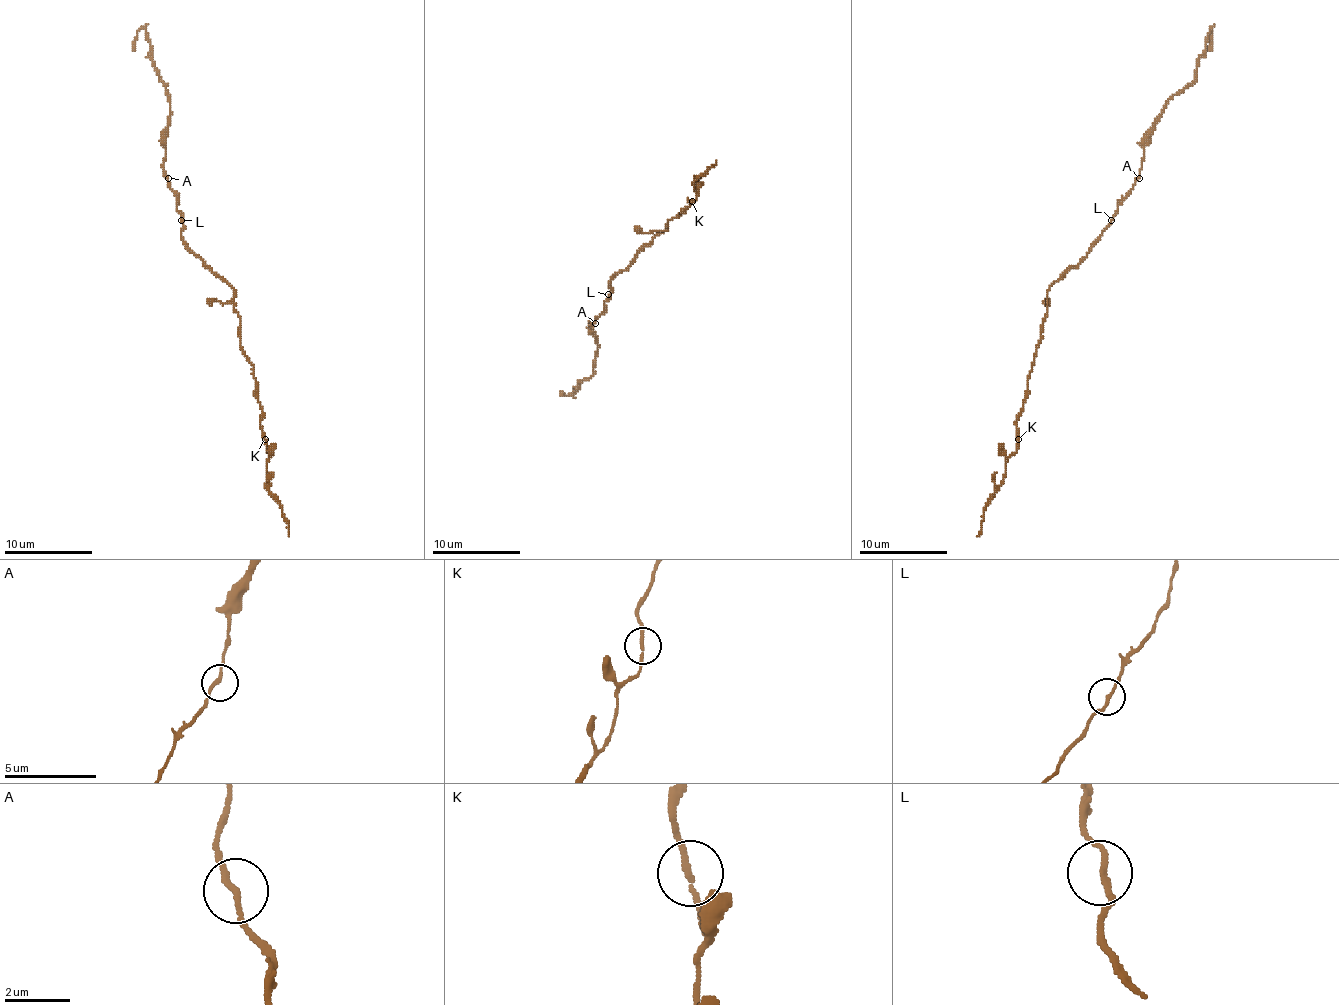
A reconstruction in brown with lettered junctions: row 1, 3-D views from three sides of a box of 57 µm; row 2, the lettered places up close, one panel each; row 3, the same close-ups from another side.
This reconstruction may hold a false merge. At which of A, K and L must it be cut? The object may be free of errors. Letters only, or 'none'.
none

